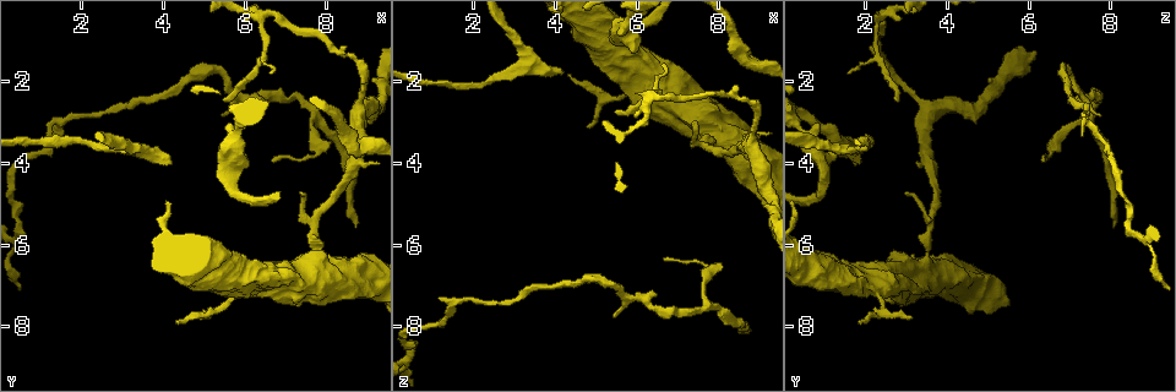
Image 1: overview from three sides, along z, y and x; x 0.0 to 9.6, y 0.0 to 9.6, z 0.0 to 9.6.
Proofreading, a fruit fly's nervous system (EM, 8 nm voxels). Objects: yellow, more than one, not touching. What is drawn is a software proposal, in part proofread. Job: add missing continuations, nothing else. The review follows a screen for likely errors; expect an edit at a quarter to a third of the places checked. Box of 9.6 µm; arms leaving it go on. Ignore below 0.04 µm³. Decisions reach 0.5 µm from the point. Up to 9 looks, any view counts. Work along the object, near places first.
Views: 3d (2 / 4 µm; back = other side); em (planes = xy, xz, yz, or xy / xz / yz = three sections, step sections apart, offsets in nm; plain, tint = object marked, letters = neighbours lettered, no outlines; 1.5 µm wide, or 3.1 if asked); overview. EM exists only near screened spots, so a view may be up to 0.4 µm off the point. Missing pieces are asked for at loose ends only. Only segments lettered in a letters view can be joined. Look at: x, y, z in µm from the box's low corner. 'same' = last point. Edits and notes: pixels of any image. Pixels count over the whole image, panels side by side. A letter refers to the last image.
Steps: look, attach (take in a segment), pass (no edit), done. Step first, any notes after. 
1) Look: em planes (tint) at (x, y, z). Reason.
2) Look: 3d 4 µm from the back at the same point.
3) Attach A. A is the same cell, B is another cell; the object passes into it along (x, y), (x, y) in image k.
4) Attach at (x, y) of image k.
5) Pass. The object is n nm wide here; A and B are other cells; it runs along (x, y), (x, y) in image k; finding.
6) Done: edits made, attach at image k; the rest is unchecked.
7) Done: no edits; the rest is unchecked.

Look: em xz step 4 (letters) at (4.15, 3.95, 1.80). Branch stops here.

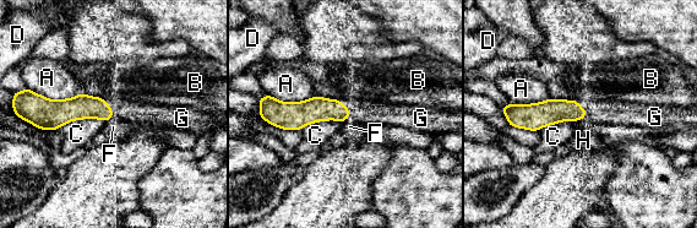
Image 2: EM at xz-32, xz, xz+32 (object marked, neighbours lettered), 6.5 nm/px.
Attach G. G is the same cell, A, B, C, D, F and H are other cells; the neuron continues.

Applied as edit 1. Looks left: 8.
Look: em planes (plain) at (5.55, 2.50, 2.85).

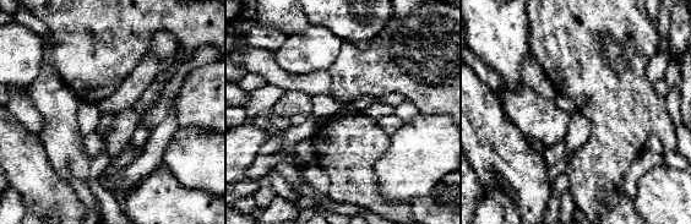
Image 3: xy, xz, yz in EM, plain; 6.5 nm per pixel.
Look: em planes (letters) at the same point.

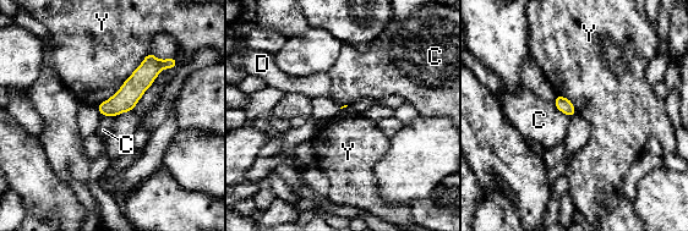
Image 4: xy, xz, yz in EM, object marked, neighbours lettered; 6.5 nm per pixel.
Pass. The longest contact is with Y, 500 nm; C, D and Y are other cells; no lettered segment goes on from it.

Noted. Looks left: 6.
Look: em 3.1 µm yz step 16 (letters) at (8.75, 5.55, 8.10). End of a long branch.

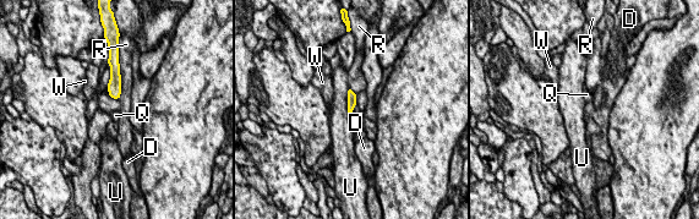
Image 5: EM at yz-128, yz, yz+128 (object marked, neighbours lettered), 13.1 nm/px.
Pass. D, Q, R, U and W are other cells; a border runs along (356, 104), (353, 110) in image 5; no lettered segment goes on from it.

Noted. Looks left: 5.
Done: edits made, attach at image 2; the rest is unchecked.

